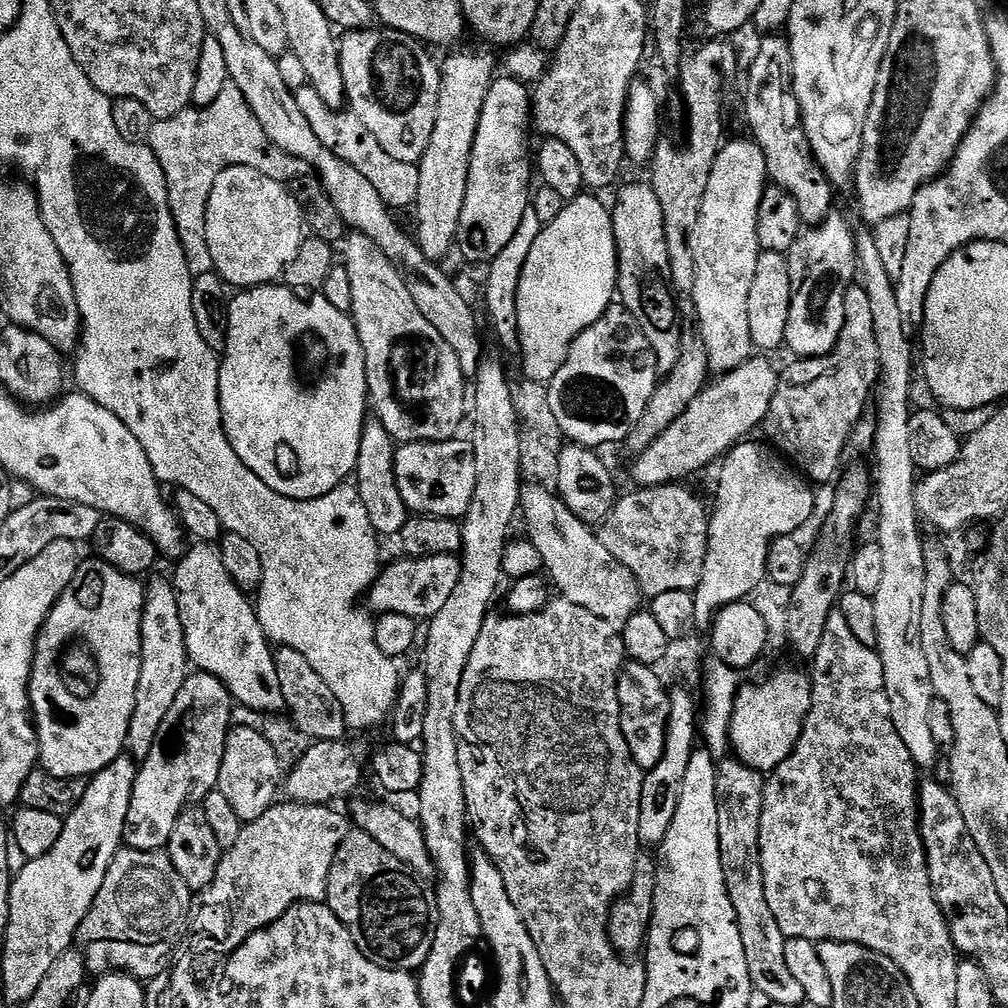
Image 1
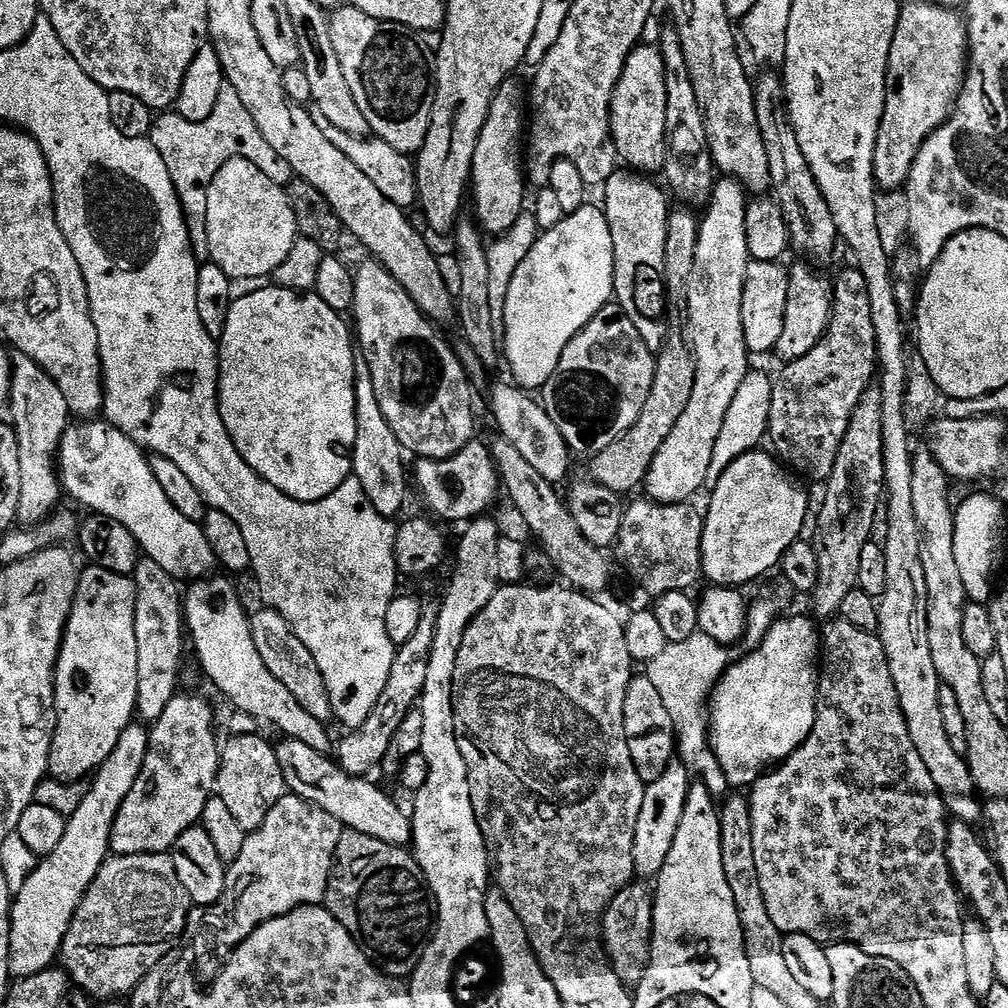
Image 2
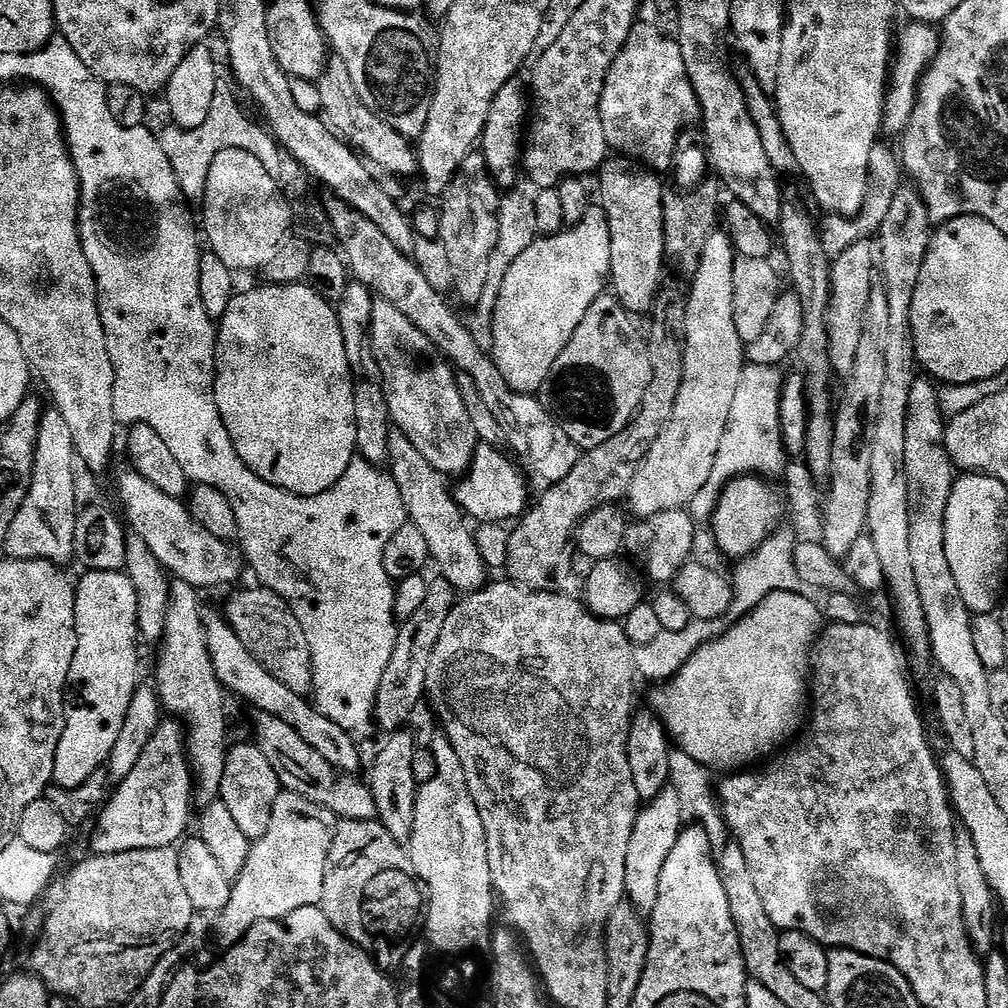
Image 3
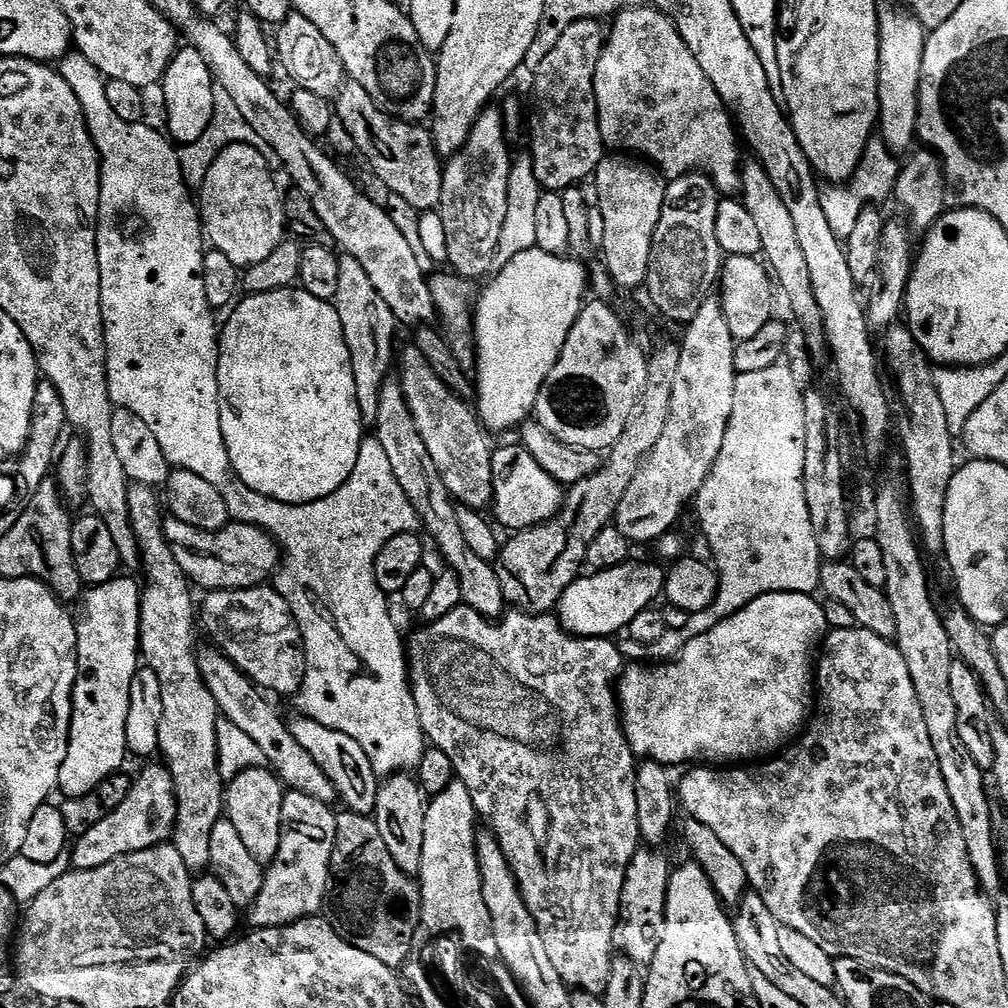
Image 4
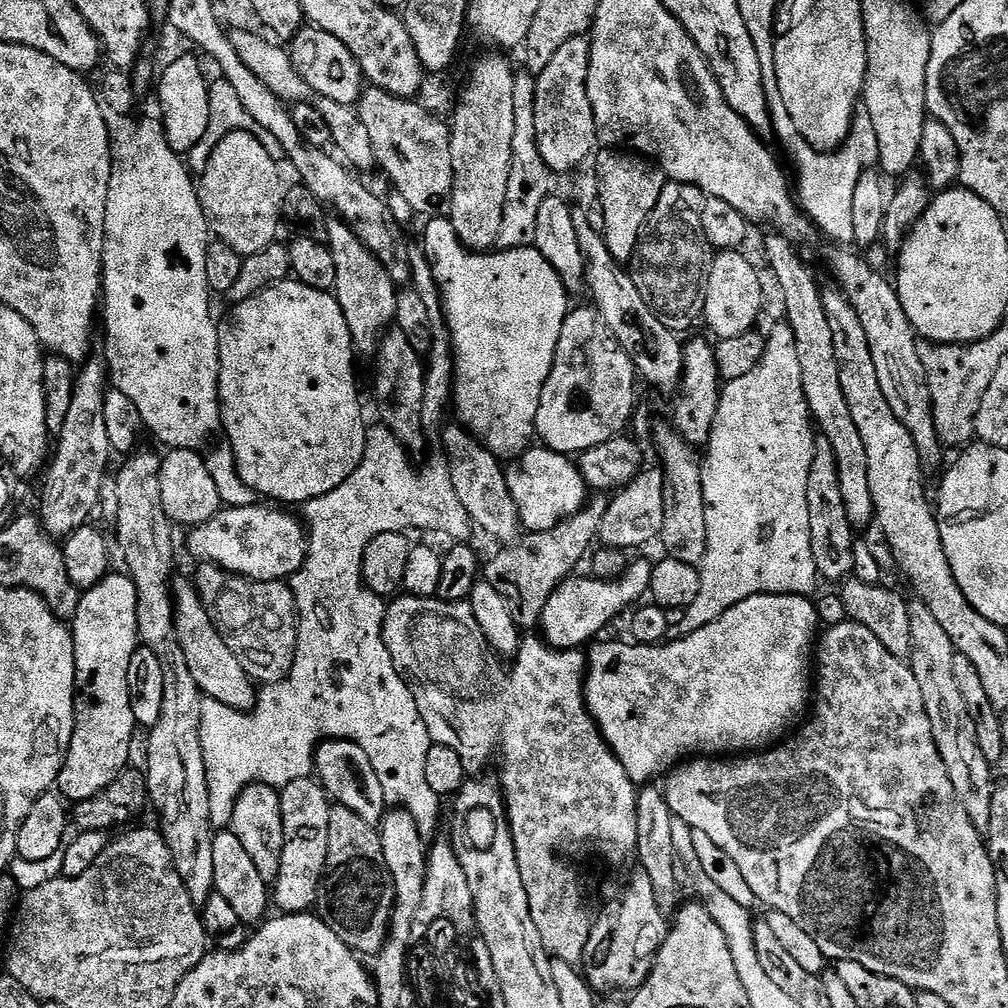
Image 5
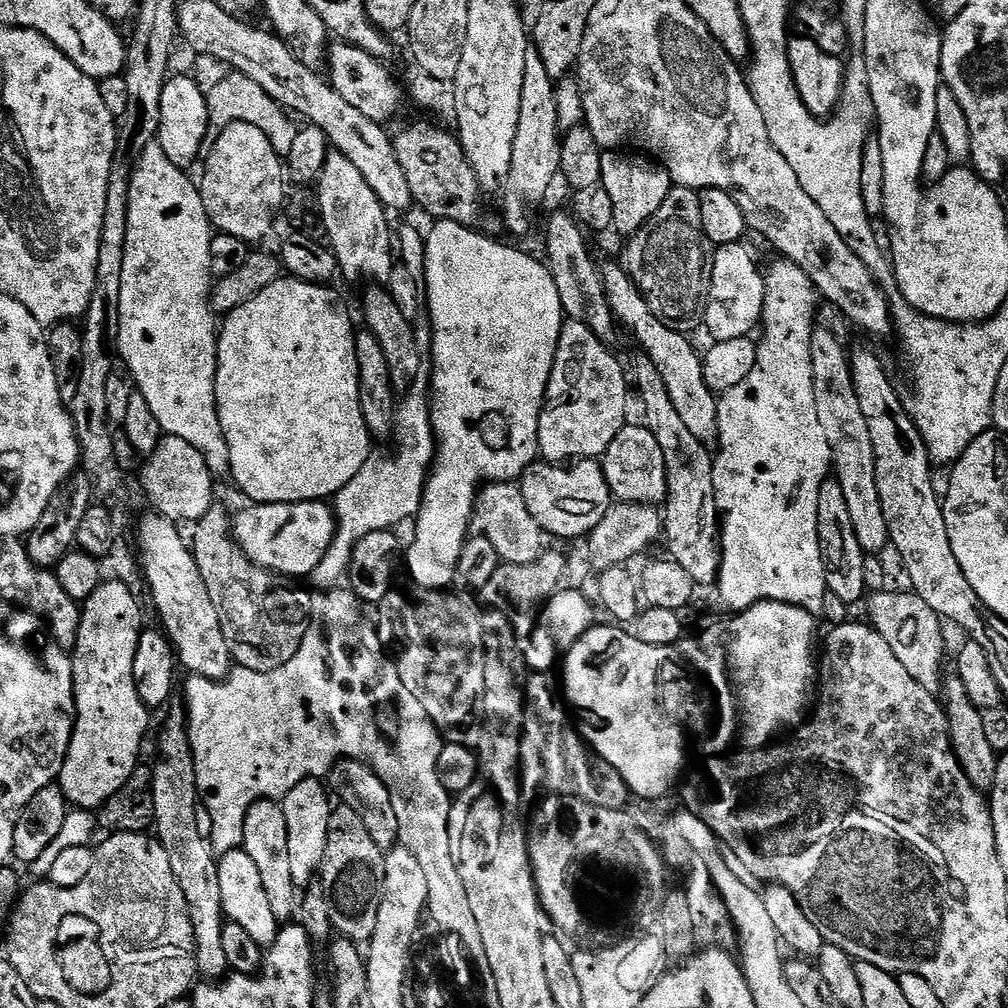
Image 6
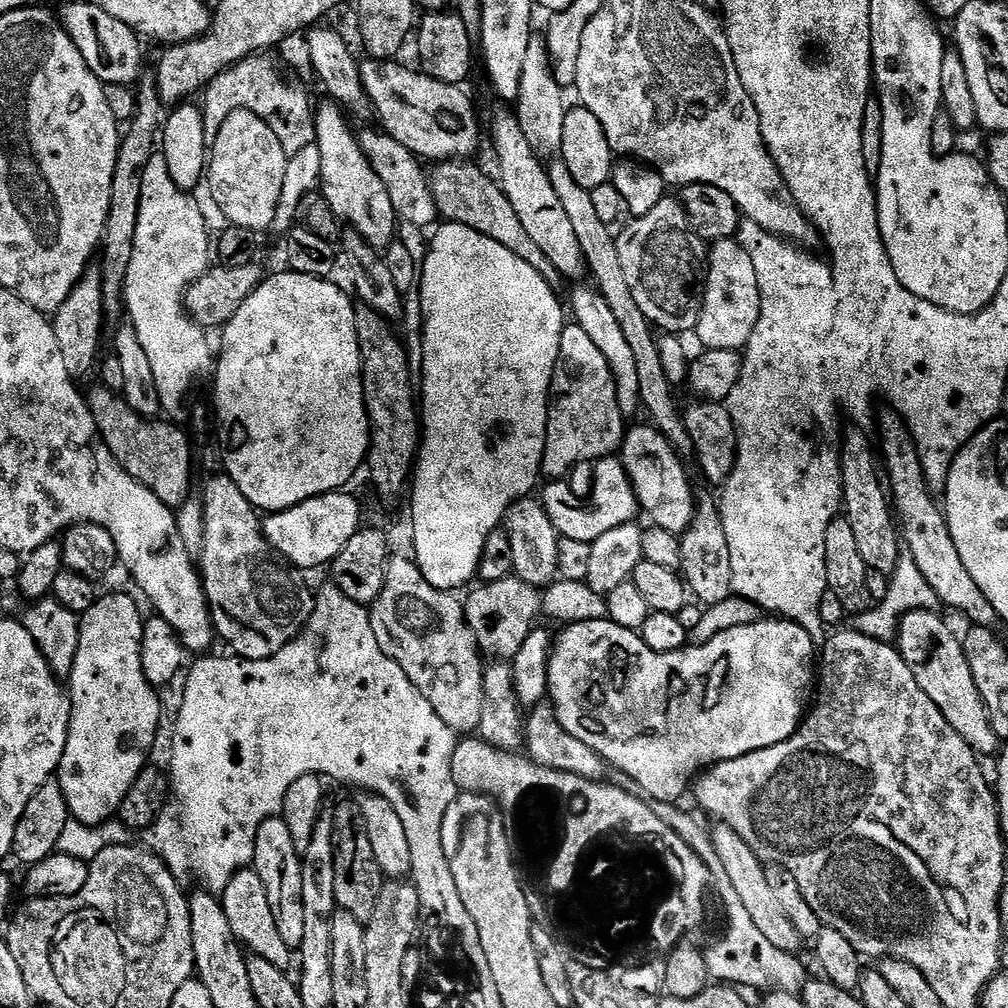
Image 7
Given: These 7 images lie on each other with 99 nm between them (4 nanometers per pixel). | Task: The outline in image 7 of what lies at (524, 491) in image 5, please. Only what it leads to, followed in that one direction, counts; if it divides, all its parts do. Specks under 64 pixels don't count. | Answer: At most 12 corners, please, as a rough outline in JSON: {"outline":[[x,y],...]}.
{"outline":[[615,455],[595,461],[583,500],[563,479],[545,483],[561,537],[588,545],[638,516]]}

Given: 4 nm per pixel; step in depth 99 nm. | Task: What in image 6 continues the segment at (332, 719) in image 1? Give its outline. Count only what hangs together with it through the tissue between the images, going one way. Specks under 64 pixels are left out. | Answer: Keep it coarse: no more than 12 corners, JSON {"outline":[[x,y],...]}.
{"outline":[[220,502],[190,536],[233,661],[298,654],[312,597],[250,562]]}

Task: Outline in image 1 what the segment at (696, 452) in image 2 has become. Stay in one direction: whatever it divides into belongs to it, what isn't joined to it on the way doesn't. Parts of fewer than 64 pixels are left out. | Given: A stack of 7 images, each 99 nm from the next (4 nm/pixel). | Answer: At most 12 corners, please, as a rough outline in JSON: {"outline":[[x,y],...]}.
{"outline":[[755,140],[716,155],[690,304],[708,367],[754,352],[746,305],[769,183]]}

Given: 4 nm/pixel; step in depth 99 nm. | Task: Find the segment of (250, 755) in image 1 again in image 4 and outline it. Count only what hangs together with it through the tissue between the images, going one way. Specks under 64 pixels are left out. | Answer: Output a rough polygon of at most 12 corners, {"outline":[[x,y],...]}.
{"outline":[[268,766],[226,784],[226,818],[261,866],[282,840],[285,791]]}

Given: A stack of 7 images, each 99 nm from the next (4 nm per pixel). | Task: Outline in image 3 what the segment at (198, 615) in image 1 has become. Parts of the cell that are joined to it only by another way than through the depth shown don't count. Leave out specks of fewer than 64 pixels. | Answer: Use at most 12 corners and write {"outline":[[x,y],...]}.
{"outline":[[205,615],[210,658],[229,693],[276,716],[330,762],[359,773],[353,733],[286,690],[223,615]]}

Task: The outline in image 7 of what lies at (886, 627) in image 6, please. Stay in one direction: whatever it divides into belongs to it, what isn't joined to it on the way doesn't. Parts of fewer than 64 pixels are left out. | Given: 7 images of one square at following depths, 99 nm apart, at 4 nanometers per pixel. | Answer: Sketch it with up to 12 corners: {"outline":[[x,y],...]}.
{"outline":[[938,613],[902,617],[900,657],[977,757],[1002,742],[961,637]]}

